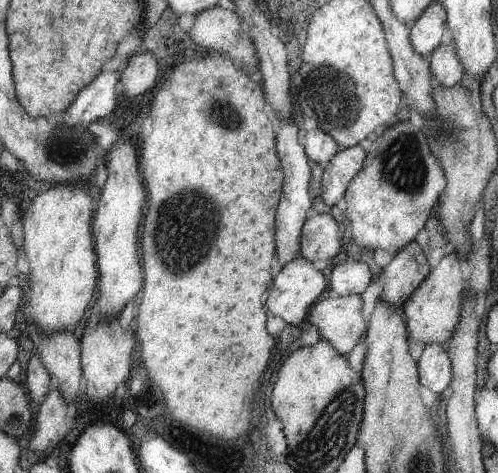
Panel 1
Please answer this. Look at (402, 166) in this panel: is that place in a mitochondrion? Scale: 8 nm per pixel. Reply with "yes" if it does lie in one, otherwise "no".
yes

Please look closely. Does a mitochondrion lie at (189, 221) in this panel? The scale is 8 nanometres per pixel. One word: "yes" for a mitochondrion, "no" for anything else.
yes

